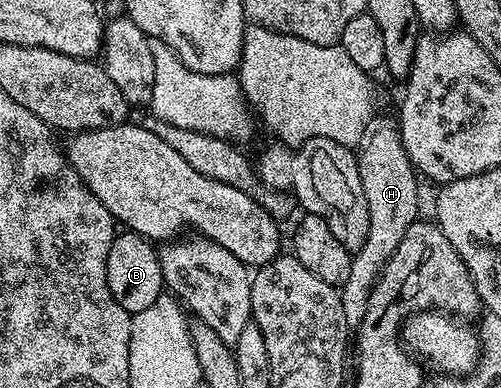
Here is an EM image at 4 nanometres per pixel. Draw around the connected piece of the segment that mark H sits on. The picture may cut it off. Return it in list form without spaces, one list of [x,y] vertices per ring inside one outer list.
[[[375,117],[370,120],[362,142],[357,144],[356,158],[361,191],[364,193],[366,238],[362,240],[361,249],[351,256],[348,277],[340,285],[345,323],[352,329],[356,329],[363,320],[368,297],[383,265],[391,259],[400,241],[404,241],[404,233],[408,233],[410,226],[419,218],[418,183],[420,184],[419,176],[410,164],[410,158],[402,144],[398,124],[393,118]]]

